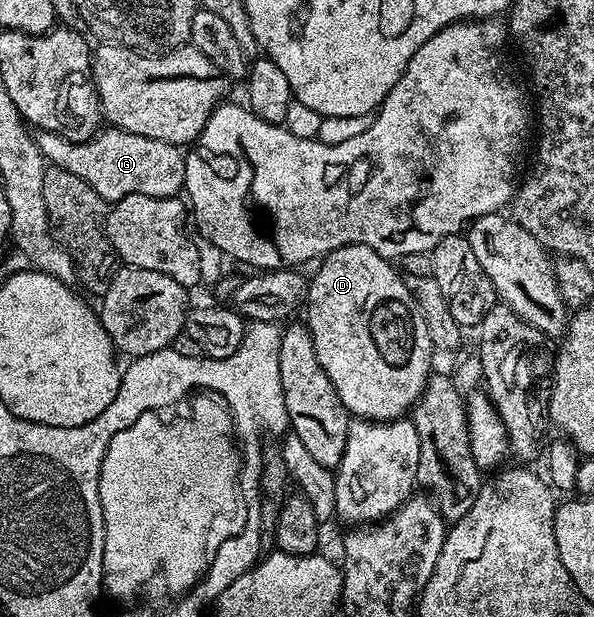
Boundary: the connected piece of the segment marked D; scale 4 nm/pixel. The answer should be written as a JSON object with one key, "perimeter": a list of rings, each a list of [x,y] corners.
{"perimeter":[[[342,246],[325,255],[317,266],[318,271],[314,278],[312,274],[306,287],[304,325],[310,330],[320,368],[328,372],[328,380],[332,380],[332,388],[336,388],[336,396],[340,396],[344,408],[354,418],[393,422],[403,417],[424,392],[432,373],[430,361],[436,357],[428,336],[428,324],[424,324],[424,316],[420,316],[420,308],[410,295],[403,275],[395,267],[394,271],[387,259],[367,246]]]}

